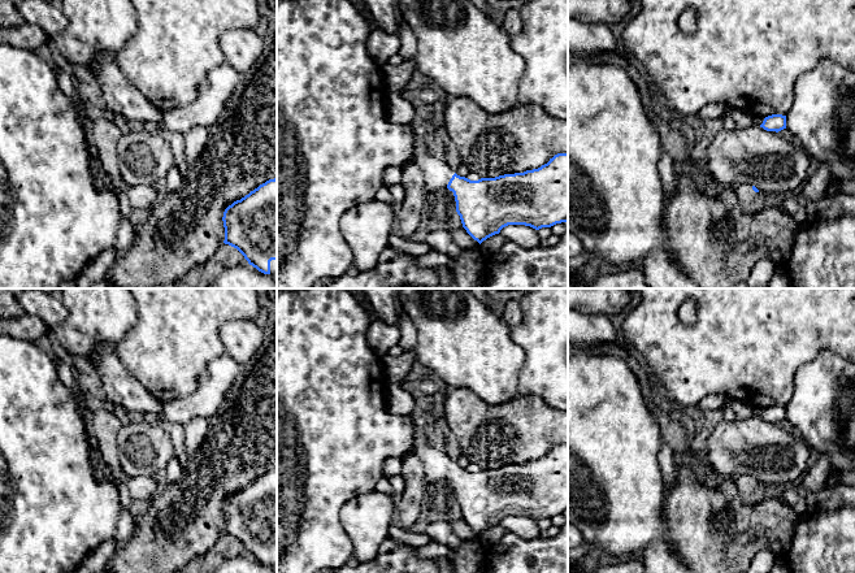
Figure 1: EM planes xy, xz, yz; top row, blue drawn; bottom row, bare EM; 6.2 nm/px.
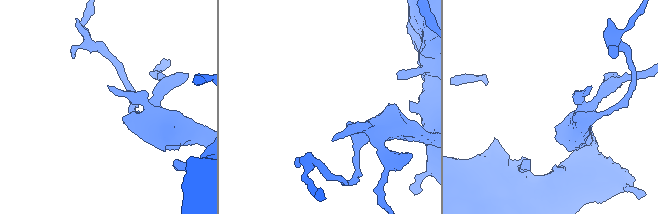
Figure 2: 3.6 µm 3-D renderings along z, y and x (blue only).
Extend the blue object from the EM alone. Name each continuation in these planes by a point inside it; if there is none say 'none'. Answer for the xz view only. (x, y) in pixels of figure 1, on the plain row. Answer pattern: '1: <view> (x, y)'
1: xz (437, 465)

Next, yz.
1: yz (747, 489)

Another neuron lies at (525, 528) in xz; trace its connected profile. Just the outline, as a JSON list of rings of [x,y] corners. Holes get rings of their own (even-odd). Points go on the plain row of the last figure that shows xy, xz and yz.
[[[508,516],[499,525],[522,539],[533,539],[541,534],[537,521],[525,516]]]

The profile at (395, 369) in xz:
[[[415,350],[403,352],[398,357],[385,355],[381,357],[386,382],[392,385],[402,385],[405,376],[409,373],[412,364],[416,360]]]

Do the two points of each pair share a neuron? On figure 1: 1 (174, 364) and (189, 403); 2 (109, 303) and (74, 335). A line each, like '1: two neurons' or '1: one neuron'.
1: two neurons
2: one neuron

